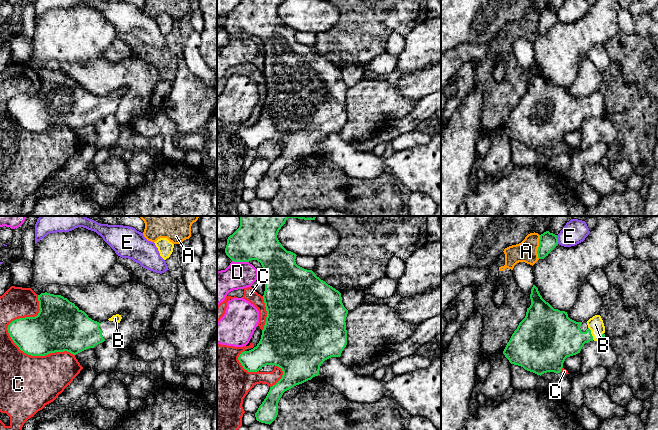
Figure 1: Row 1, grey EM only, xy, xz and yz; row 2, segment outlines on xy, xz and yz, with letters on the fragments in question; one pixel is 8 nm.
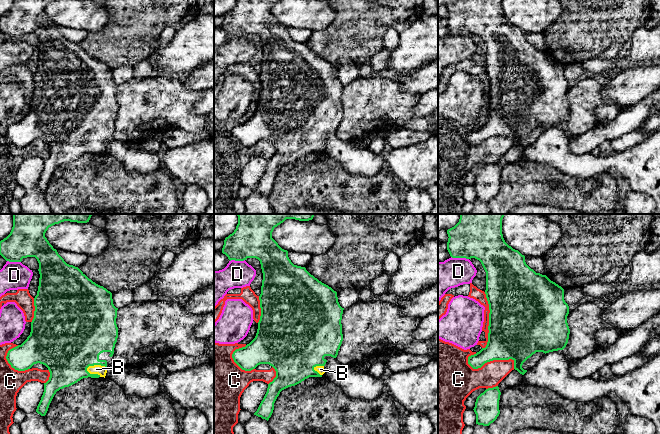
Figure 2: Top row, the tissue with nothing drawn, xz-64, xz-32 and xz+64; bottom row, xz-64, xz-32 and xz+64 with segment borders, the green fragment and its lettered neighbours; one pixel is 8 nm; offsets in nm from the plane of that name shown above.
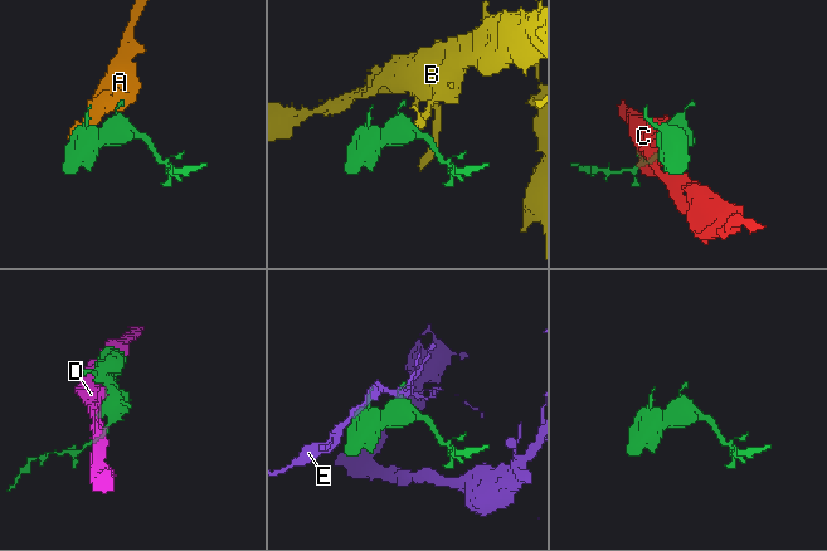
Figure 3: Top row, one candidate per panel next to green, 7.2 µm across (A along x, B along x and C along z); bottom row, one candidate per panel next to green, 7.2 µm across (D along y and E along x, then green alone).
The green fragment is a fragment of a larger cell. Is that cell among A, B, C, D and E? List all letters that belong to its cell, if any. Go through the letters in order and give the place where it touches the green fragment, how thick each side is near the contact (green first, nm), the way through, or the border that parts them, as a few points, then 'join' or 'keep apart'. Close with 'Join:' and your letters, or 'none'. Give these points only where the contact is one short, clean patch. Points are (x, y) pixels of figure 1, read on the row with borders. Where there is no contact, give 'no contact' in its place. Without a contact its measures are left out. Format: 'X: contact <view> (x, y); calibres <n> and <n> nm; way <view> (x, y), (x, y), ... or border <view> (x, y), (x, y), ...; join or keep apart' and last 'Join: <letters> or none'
A: contact yz (538, 247); calibres 150 and 170 nm; border yz (540, 235), (537, 250), (538, 258); keep apart
B: contact yz (590, 333); calibres 340 and 120 nm; way yz (560, 337), (586, 337), (590, 333), (595, 328), (595, 324); join
C: contact xy (35, 355); calibres 360 and 440 nm; keep apart
D: contact xz (240, 261); calibres 340 and 220 nm; keep apart
E: contact yz (557, 239); calibres 150 and 200 nm; border yz (556, 235), (558, 243); keep apart
Join: B

